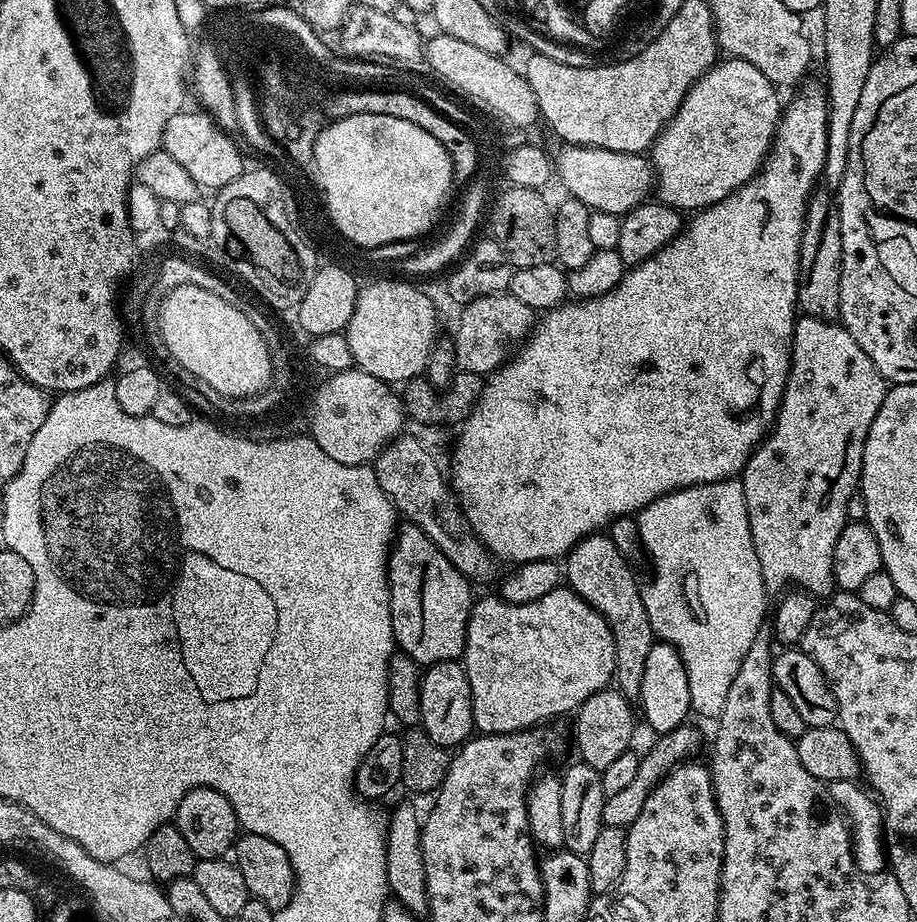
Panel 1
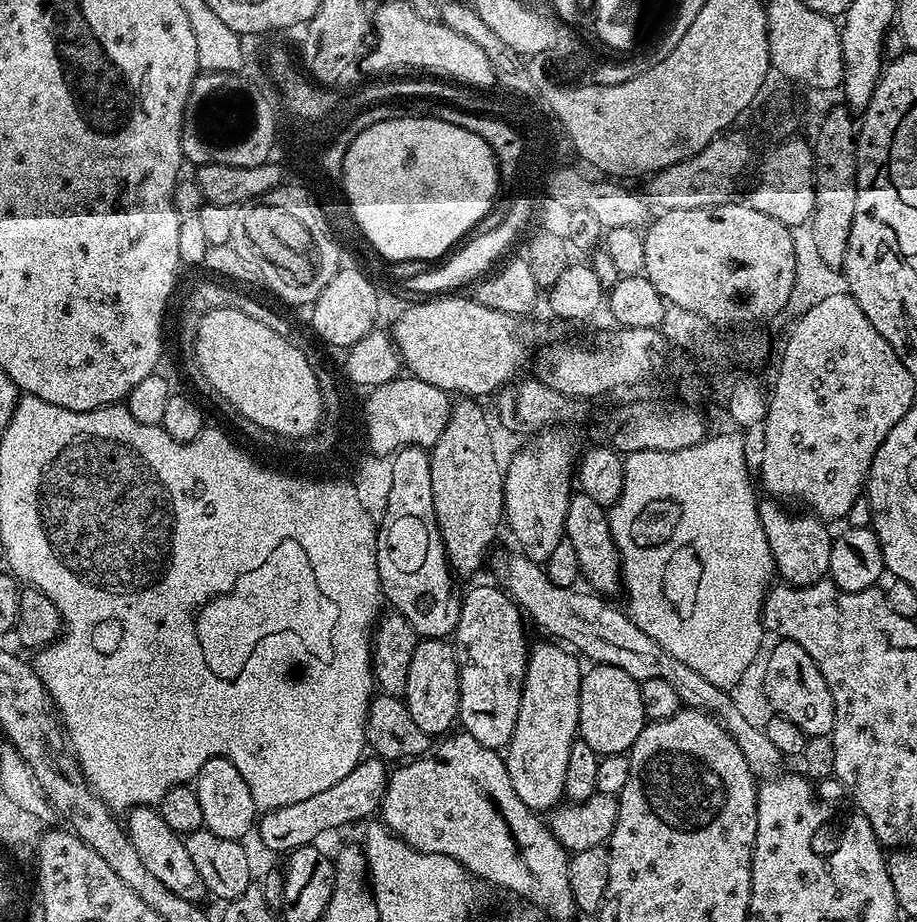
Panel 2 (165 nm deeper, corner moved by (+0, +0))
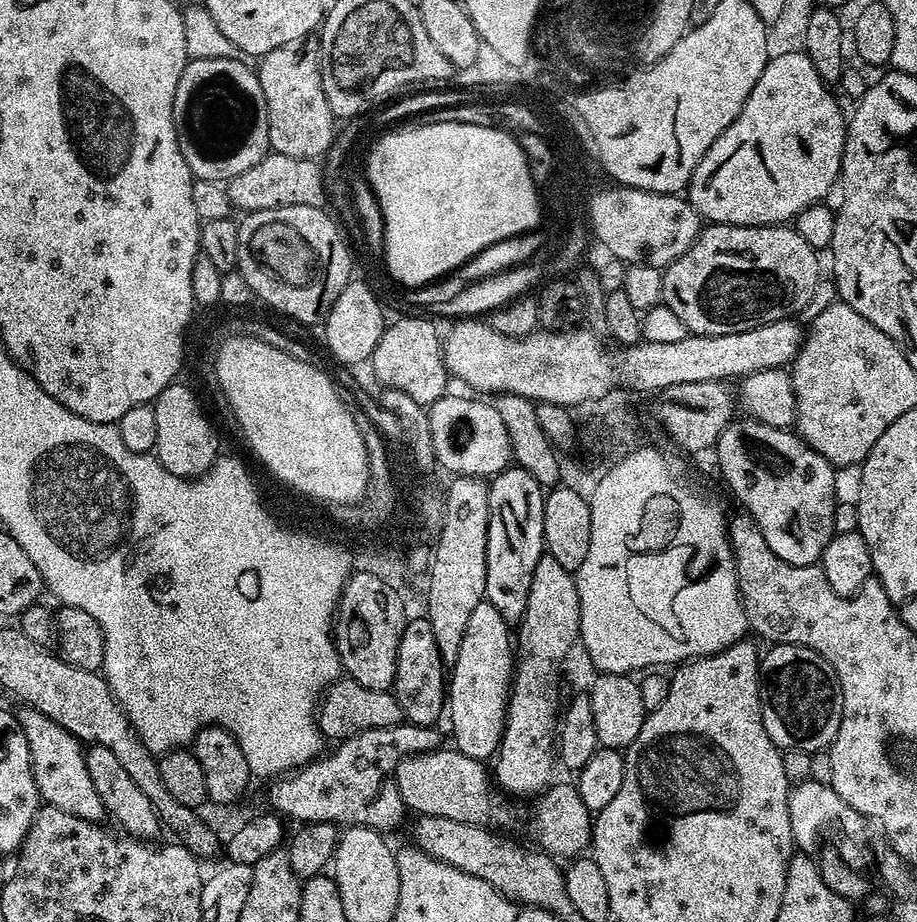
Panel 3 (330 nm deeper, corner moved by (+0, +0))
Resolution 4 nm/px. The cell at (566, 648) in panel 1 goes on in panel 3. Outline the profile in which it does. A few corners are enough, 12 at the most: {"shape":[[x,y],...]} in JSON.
{"shape":[[474,606],[446,684],[457,752],[495,757],[514,675],[509,621]]}

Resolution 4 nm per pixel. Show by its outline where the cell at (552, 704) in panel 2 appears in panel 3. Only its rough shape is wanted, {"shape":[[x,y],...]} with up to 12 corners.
{"shape":[[518,466],[491,477],[484,595],[524,616],[545,555],[545,489]]}

